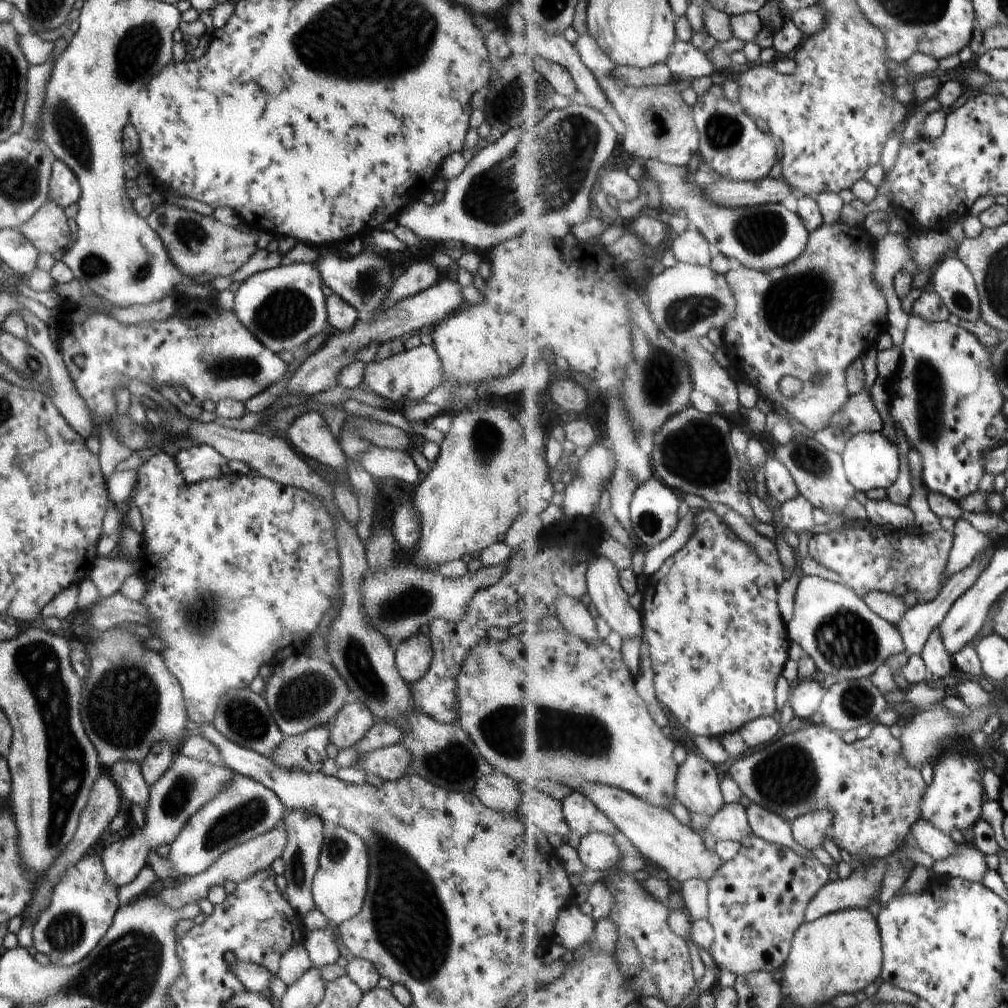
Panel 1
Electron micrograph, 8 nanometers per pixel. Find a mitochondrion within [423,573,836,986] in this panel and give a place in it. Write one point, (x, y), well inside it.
(553, 729)

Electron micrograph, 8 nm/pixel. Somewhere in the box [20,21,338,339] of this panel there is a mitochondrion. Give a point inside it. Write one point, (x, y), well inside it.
(73, 135)

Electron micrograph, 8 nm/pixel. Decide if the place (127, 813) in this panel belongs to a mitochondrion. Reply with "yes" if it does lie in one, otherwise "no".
no

